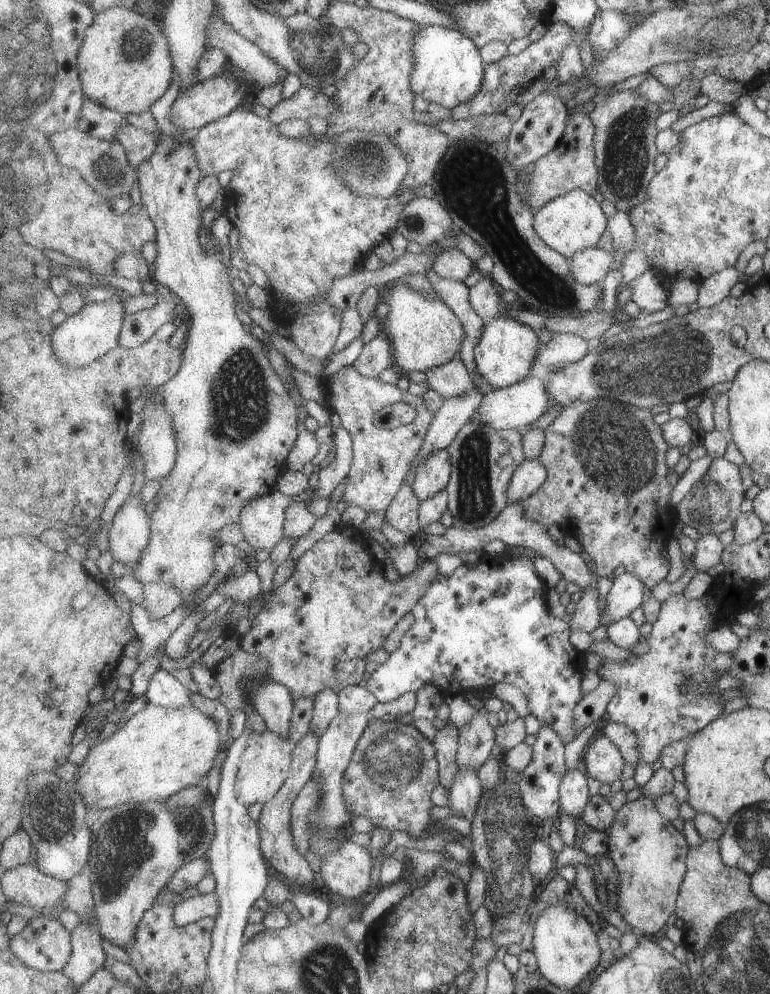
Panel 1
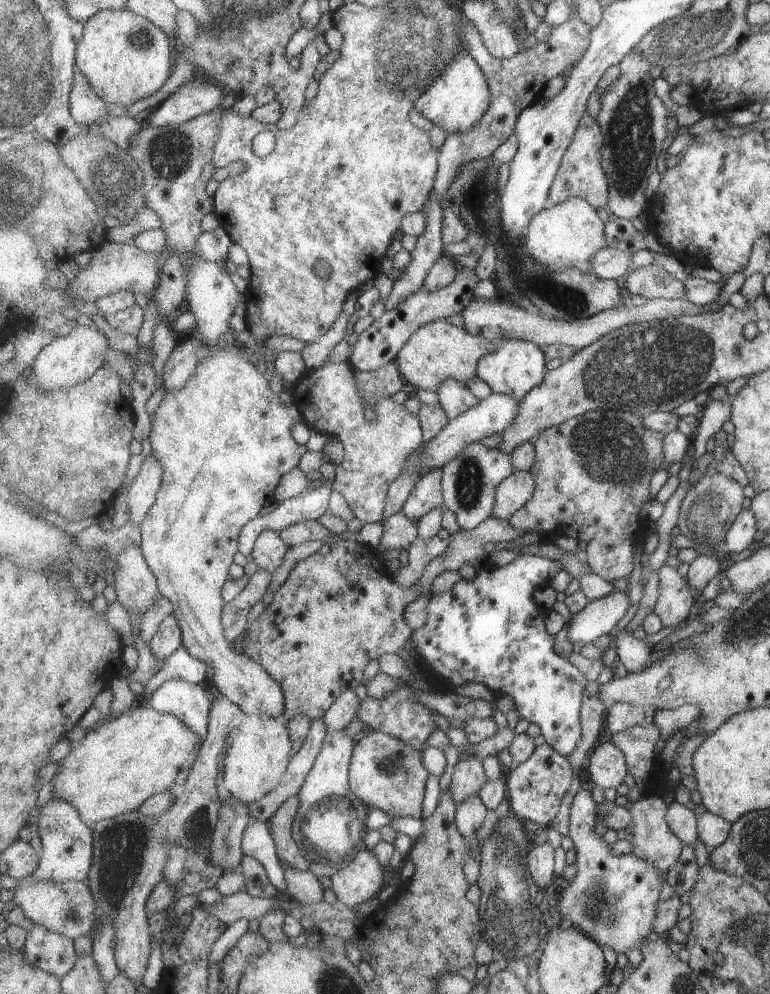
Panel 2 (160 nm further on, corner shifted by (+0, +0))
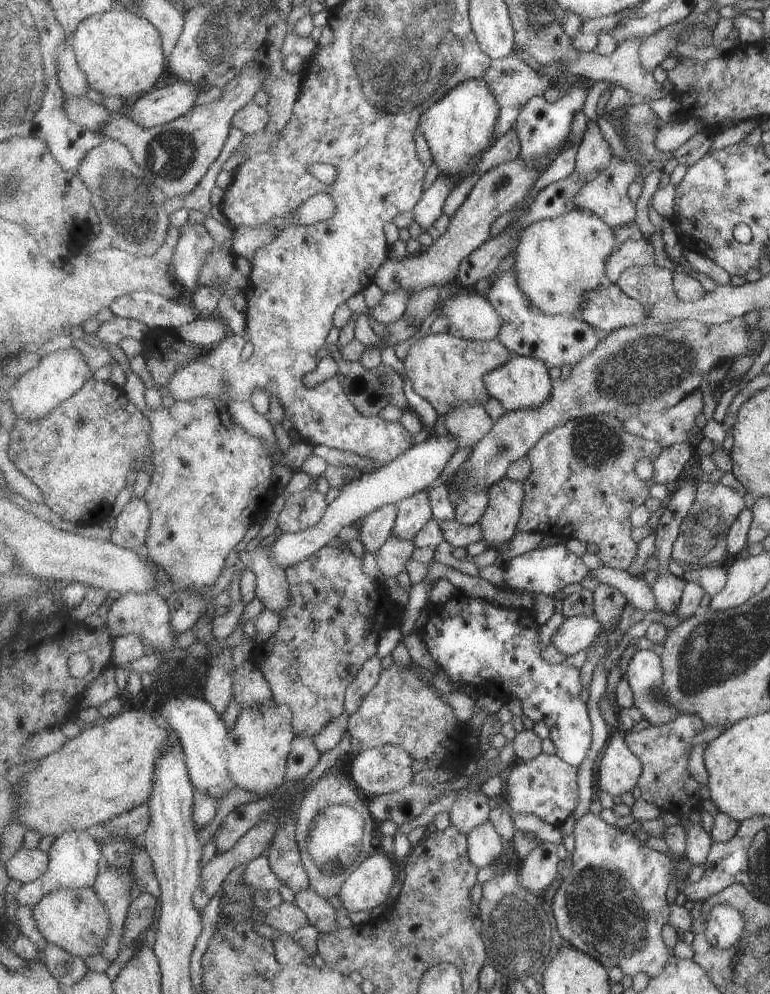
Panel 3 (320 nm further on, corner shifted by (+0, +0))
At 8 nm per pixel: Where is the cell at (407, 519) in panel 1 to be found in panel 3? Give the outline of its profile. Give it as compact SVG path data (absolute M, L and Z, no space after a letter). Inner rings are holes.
M391 535L375 555L378 568L386 579L407 570L407 564L414 558L417 545L413 541Z

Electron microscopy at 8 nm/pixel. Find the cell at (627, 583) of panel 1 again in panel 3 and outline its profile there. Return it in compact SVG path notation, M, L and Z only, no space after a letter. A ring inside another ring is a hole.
M596 612L591 617L574 615L564 620L564 624L553 635L552 643L557 650L570 657L586 651L605 630L604 624L596 617Z

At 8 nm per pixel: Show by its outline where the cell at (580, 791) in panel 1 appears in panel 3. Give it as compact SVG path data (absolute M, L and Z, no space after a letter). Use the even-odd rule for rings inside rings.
M590 811L576 822L573 834L572 868L552 901L561 936L567 945L587 953L607 968L617 966L631 978L639 973L657 978L674 955L674 949L669 948L664 939L664 928L672 915L668 892L674 879L674 860L644 845L633 832L607 824Z

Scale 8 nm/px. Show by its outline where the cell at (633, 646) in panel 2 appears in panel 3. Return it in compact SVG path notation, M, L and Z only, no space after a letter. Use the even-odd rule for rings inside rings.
M641 649L633 654L627 667L627 680L633 692L634 706L655 726L675 720L681 712L668 699L664 686L665 669L662 656Z

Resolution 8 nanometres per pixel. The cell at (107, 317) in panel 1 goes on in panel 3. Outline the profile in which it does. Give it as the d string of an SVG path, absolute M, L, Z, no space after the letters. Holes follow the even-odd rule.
M69 348L52 352L44 356L36 367L17 377L17 381L9 389L11 408L16 415L28 421L38 421L71 398L92 378L93 370L79 350Z

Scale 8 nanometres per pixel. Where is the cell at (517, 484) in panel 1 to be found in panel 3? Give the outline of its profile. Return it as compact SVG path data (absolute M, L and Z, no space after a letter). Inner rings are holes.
M505 477L490 486L488 509L477 524L483 529L488 548L497 549L510 542L518 531L518 522L525 502L524 483Z

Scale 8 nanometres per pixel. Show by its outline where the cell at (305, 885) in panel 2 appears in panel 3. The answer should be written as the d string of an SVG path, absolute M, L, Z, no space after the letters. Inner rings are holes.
M309 888L297 893L296 905L305 911L311 924L315 925L321 934L341 930L337 925L335 908L327 902L324 896L317 894L313 889Z

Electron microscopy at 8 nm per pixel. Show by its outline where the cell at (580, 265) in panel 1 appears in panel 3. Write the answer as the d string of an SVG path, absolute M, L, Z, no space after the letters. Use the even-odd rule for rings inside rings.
M626 239L609 257L606 266L606 280L617 283L626 268L655 265L655 248L647 239Z

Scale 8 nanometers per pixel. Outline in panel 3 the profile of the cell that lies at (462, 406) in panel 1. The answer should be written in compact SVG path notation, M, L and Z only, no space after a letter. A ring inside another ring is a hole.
M385 505L366 516L358 525L359 539L373 556L392 535L398 517L398 505Z

